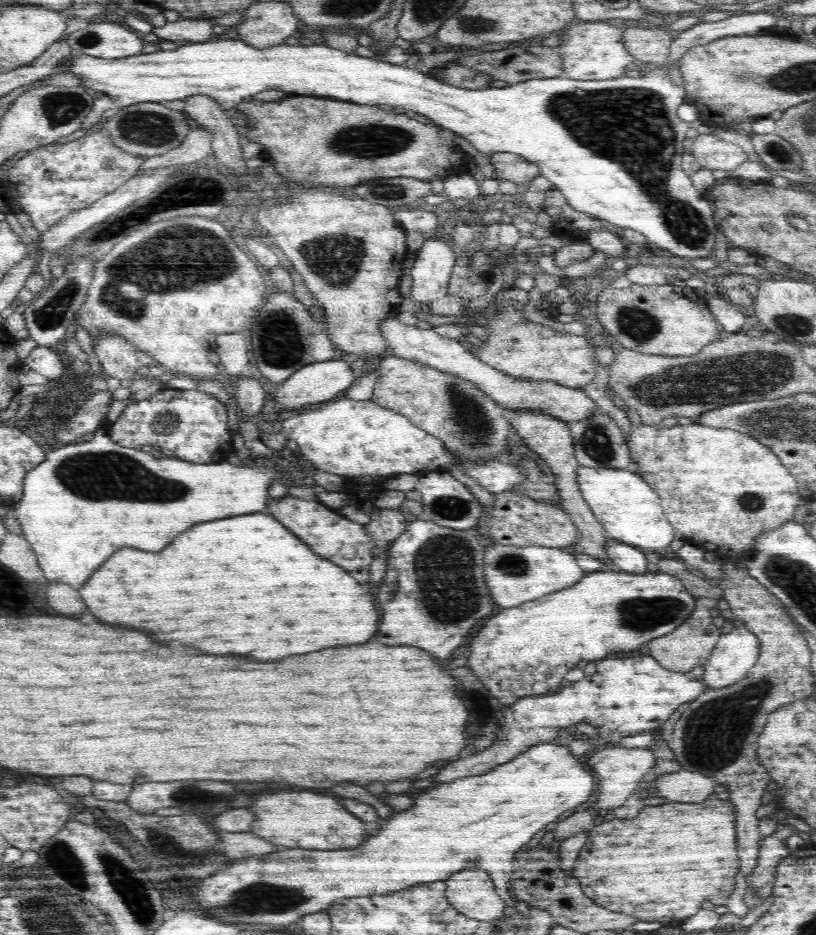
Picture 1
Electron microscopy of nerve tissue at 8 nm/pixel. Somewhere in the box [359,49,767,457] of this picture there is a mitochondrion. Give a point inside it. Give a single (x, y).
(631, 126)

